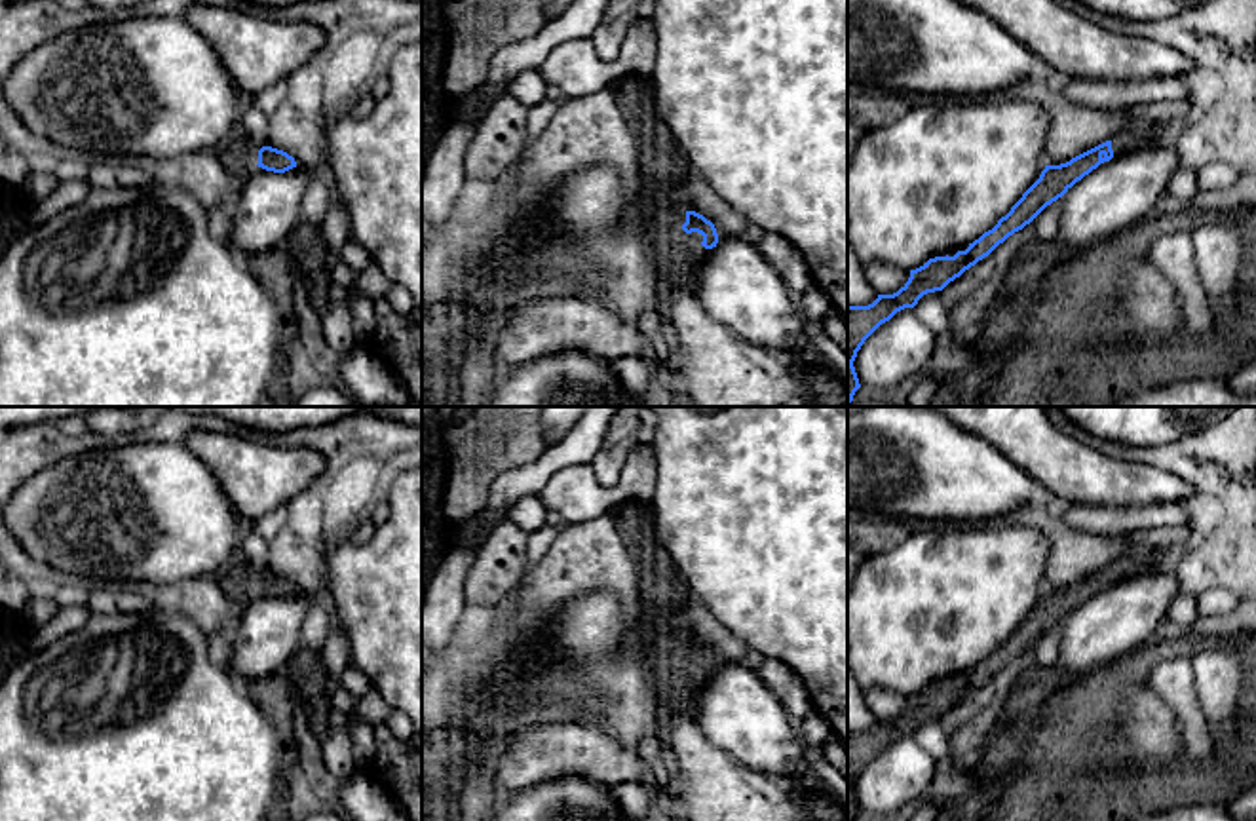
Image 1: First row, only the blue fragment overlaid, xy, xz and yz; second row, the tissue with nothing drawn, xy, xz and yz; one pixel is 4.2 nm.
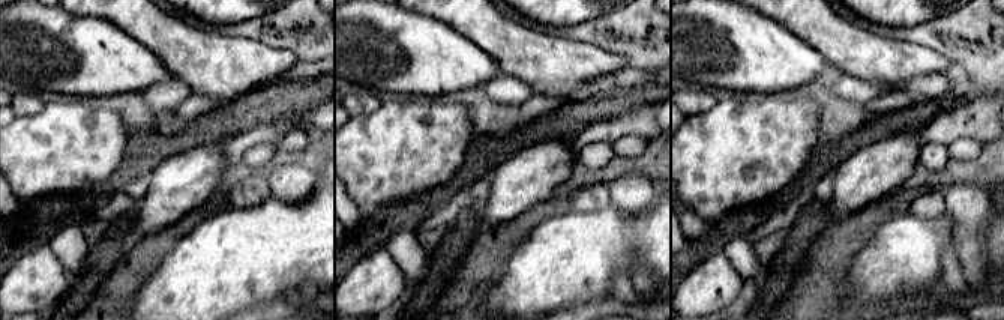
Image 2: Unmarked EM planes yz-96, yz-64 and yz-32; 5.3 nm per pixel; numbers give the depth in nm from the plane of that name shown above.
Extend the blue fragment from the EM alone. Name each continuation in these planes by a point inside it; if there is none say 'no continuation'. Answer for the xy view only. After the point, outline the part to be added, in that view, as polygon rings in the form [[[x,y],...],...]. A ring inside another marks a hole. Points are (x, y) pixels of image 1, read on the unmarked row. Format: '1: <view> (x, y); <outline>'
no continuation

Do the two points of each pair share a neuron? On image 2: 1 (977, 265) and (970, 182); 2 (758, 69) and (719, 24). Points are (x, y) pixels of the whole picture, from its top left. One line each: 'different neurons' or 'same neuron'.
1: same neuron
2: same neuron

